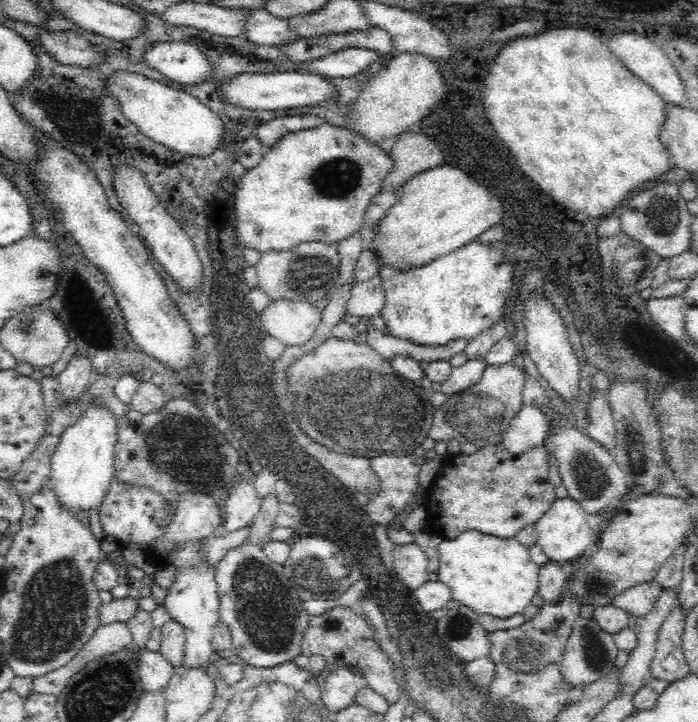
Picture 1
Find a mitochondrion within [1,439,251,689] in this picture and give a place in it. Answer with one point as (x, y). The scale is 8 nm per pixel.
(53, 614)

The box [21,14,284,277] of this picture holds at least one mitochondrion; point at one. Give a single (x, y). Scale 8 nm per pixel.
(41, 98)

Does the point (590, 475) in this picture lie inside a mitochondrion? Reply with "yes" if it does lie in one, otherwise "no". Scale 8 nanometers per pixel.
yes

